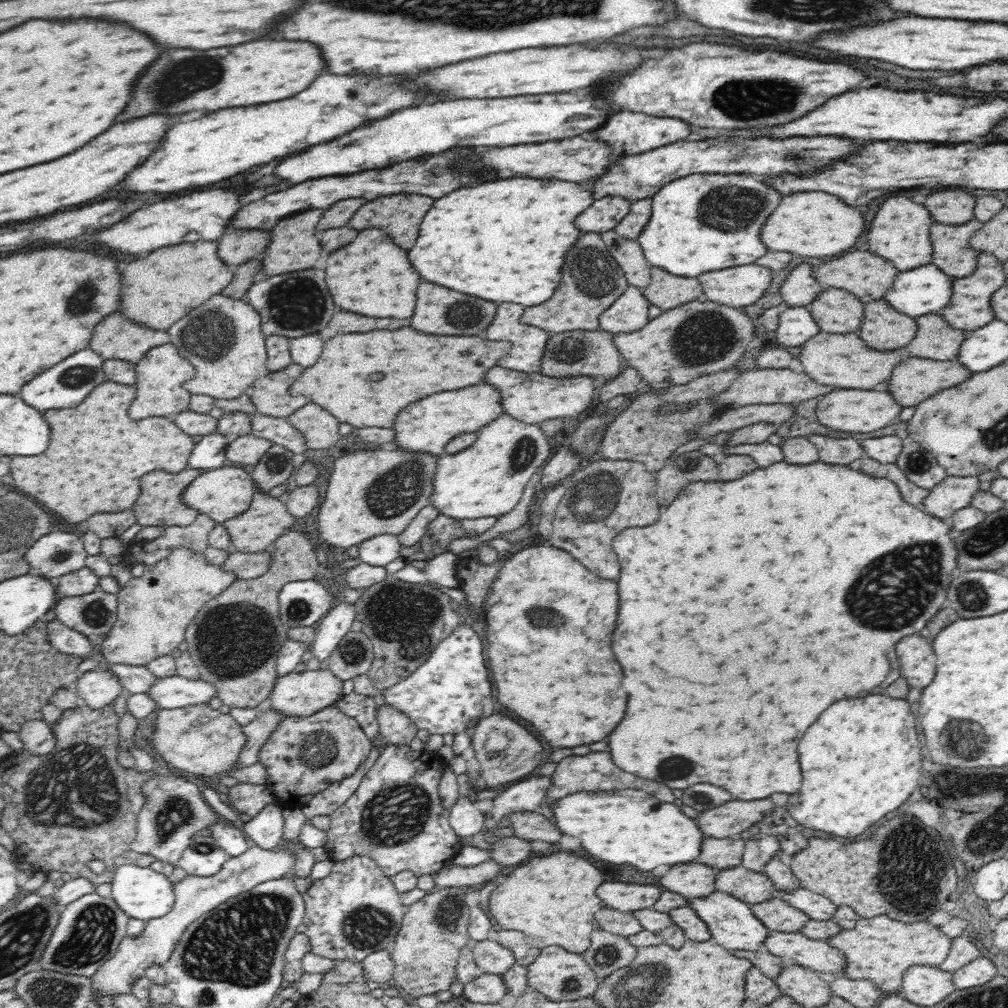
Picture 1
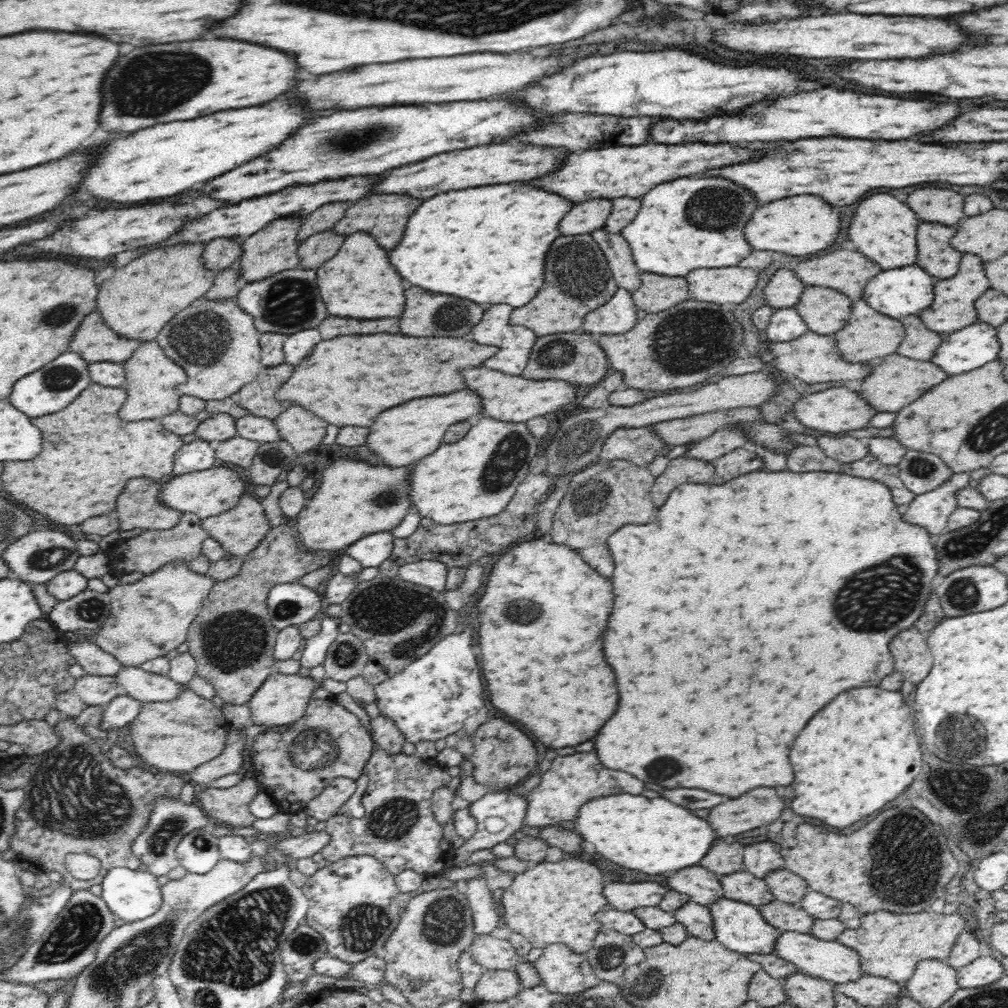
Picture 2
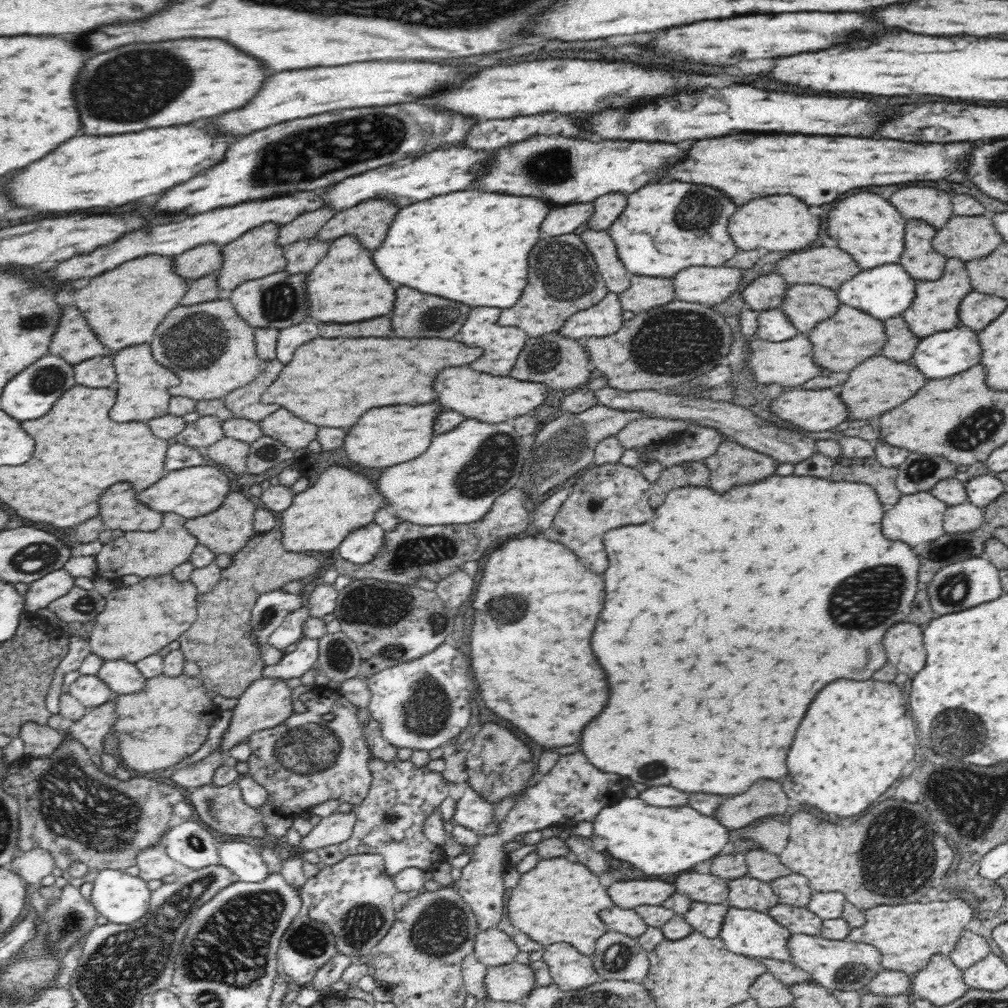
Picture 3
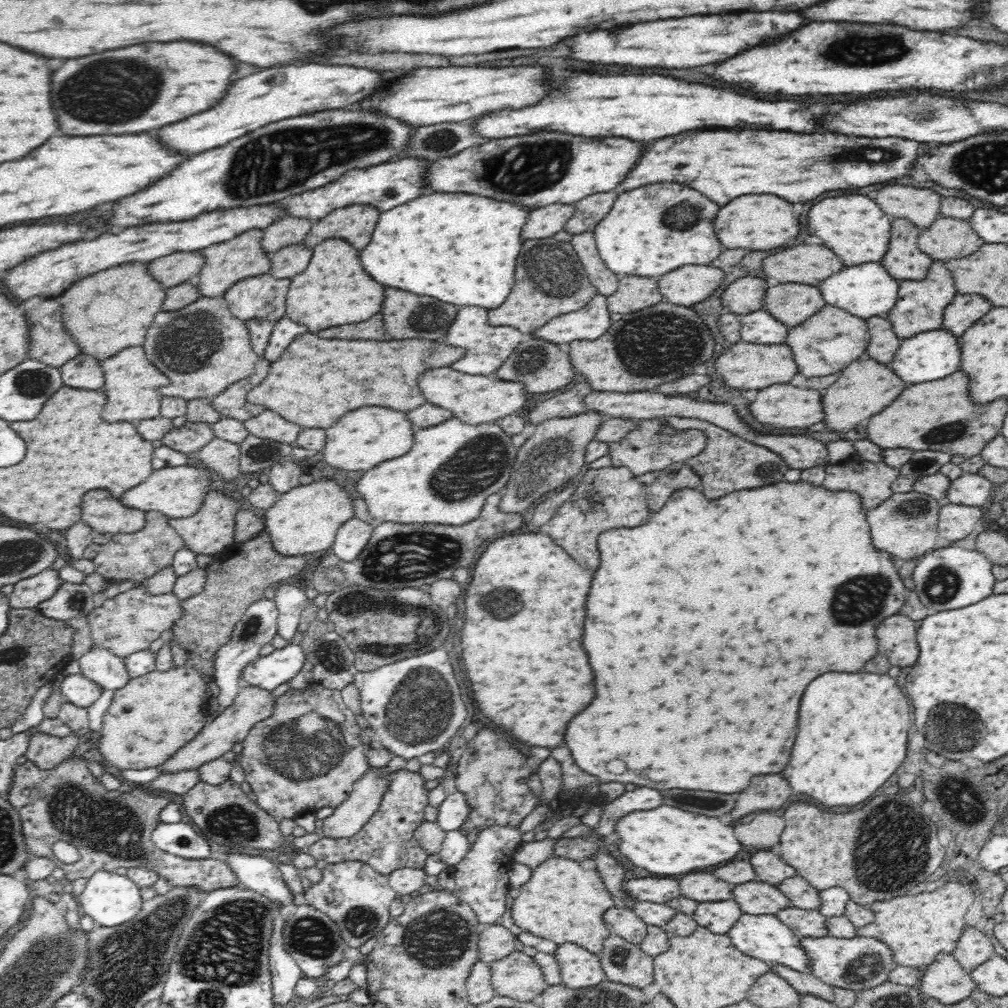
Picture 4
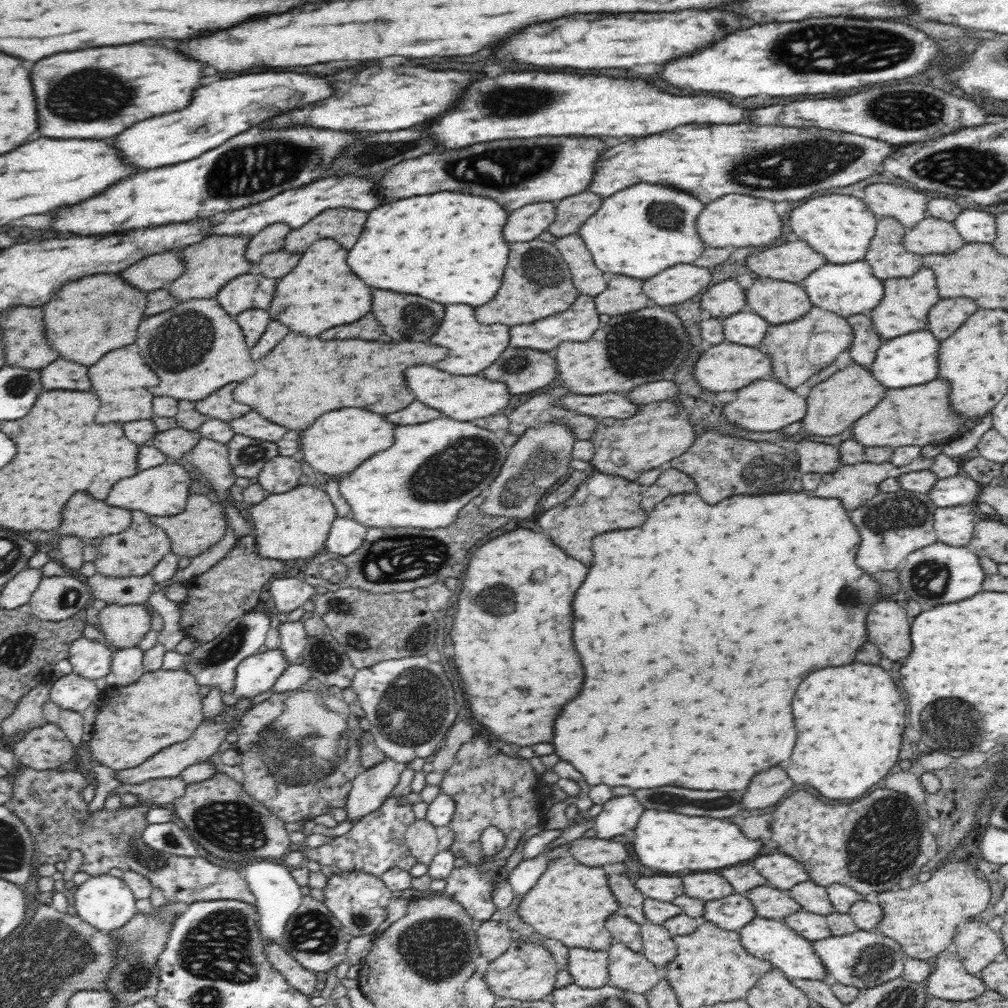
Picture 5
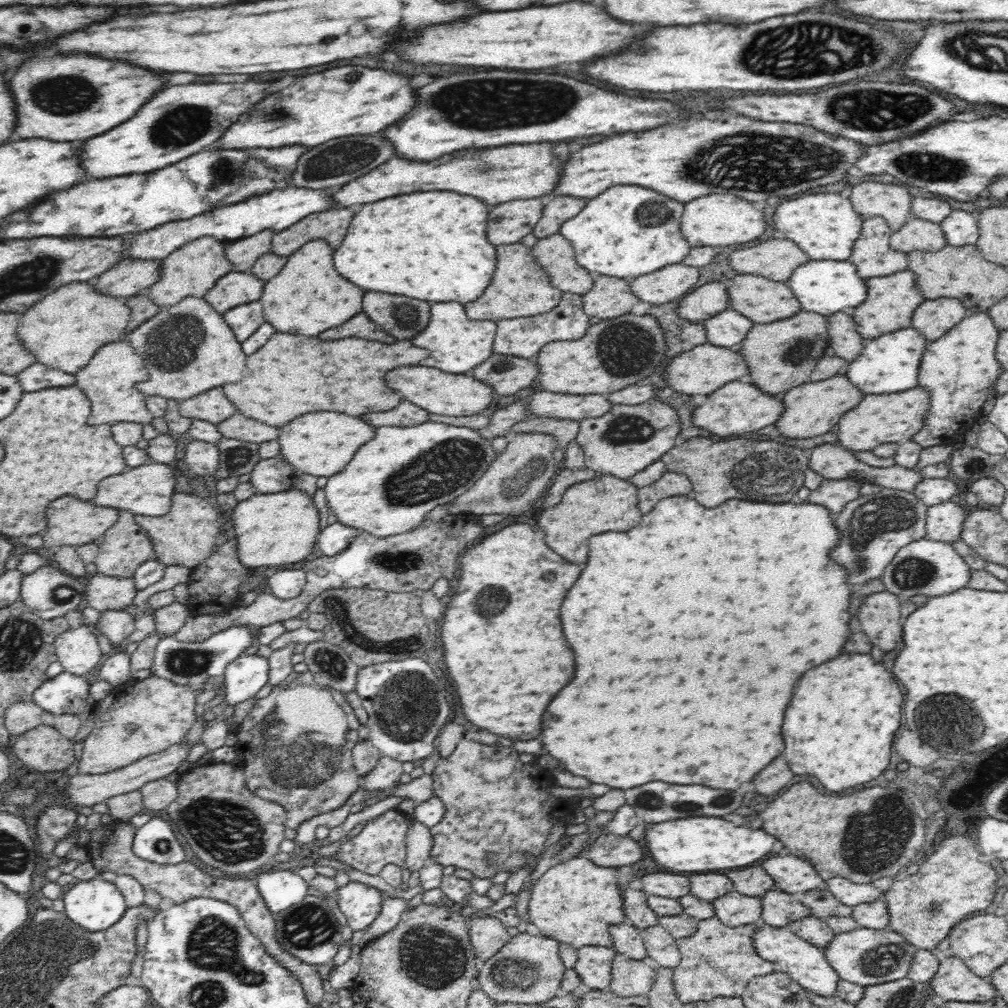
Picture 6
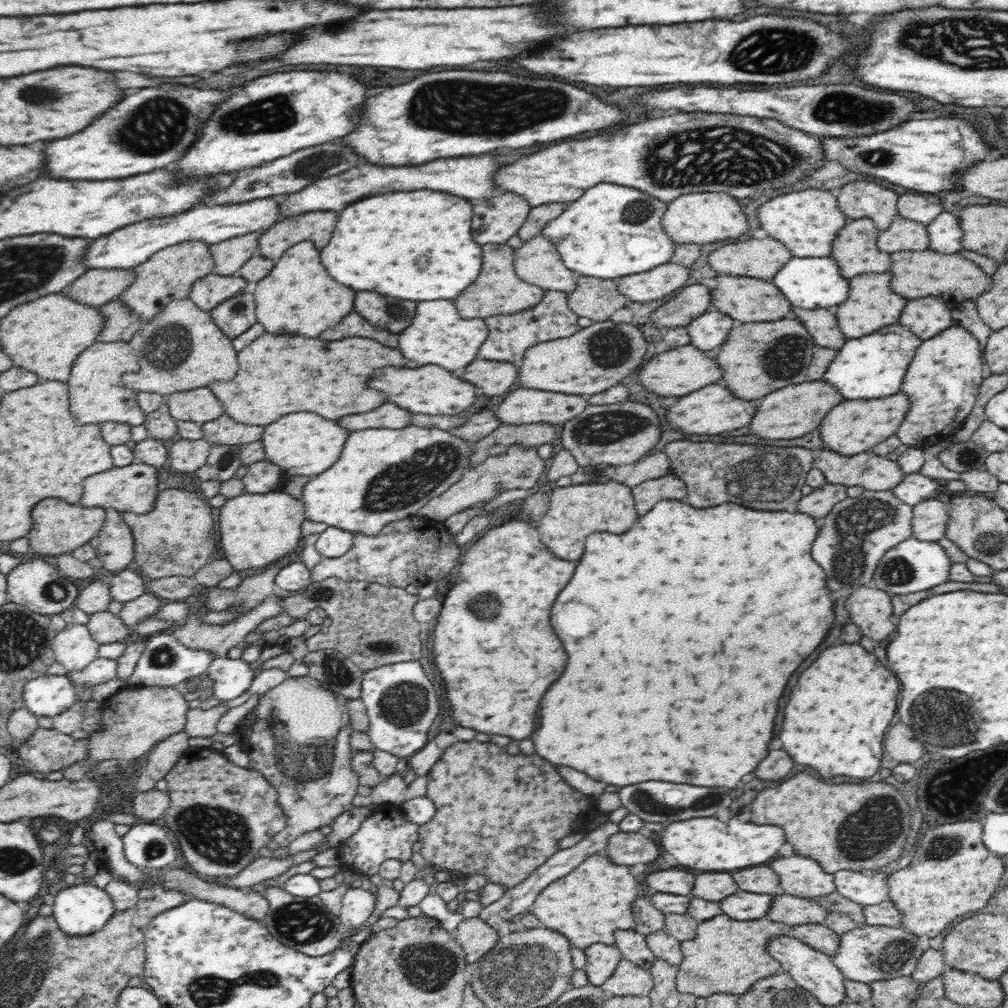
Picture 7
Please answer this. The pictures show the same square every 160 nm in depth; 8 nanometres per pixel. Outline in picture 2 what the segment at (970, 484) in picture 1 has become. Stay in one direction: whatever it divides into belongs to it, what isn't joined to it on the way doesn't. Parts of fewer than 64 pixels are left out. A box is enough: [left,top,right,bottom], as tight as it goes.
[902,473,970,536]

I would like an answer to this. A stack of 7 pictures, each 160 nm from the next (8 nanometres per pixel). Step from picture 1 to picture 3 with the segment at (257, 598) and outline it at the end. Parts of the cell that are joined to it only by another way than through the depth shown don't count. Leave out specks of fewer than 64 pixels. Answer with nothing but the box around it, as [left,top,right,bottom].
[180,527,321,699]

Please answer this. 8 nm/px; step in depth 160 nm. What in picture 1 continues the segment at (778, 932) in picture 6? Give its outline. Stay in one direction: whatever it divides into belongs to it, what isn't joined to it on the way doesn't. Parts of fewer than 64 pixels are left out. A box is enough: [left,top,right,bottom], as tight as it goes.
[687,890,770,950]

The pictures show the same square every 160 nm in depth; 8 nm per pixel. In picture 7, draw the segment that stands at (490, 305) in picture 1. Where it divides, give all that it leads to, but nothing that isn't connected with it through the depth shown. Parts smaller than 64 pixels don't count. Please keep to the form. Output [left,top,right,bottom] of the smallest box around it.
[354,292,416,334]

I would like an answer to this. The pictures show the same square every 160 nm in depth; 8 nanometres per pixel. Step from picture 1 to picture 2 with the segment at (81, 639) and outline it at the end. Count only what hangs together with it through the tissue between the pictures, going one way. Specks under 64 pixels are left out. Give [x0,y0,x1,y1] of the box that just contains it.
[66,640,124,677]

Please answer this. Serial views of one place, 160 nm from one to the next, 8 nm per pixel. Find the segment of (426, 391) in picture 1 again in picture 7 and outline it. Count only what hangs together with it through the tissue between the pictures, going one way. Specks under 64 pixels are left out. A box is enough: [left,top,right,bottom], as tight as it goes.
[210,332,406,426]

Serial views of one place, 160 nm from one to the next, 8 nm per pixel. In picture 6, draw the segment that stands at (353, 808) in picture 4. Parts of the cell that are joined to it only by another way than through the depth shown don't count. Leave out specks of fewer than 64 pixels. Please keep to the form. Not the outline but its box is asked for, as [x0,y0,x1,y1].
[360,756,402,794]

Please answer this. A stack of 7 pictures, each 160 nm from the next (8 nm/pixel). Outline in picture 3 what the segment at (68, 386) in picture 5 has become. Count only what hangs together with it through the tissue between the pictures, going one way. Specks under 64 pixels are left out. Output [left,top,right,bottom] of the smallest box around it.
[73,357,116,388]

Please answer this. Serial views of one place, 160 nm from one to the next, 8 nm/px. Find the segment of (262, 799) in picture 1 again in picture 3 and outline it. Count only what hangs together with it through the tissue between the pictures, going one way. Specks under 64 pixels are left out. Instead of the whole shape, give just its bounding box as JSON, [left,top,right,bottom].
[187,781,266,838]

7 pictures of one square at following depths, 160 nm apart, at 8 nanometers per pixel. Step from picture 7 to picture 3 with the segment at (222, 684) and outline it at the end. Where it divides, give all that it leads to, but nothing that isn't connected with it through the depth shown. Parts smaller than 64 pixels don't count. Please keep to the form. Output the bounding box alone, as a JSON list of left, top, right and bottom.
[263,637,320,678]

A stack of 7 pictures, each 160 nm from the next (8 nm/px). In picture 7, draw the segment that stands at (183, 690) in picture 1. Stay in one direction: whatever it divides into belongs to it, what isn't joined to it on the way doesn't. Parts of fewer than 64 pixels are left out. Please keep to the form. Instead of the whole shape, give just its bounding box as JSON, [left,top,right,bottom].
[53,624,101,674]

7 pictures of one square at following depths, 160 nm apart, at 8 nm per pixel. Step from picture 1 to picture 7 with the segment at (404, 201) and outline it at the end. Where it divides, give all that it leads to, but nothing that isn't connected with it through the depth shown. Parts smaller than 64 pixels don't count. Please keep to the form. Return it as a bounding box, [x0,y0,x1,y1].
[259,212,338,260]

